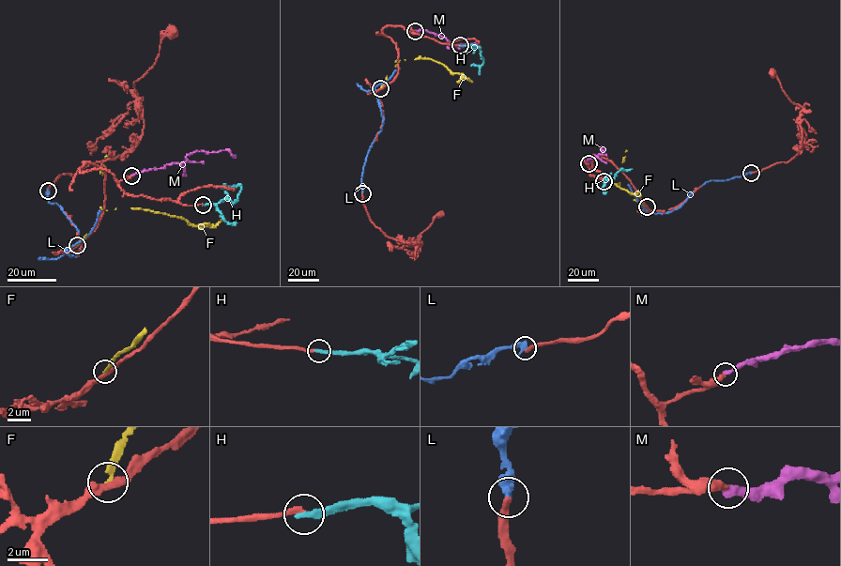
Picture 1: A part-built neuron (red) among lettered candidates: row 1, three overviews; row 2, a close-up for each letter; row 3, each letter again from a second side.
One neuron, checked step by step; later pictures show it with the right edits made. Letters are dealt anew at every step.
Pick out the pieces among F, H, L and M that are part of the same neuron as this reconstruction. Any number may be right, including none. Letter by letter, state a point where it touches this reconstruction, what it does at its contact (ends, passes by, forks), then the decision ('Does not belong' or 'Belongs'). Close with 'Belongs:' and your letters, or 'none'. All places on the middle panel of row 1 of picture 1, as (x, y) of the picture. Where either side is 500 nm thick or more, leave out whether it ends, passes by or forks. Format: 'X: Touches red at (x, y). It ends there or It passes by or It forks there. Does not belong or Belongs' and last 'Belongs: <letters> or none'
F: Touches red at (380, 88). It ends there. Does not belong
H: Touches red at (460, 45). It ends there. Does not belong
L: Touches red at (362, 193). Does not belong
M: Touches red at (415, 31). It ends there. Belongs
Belongs: M

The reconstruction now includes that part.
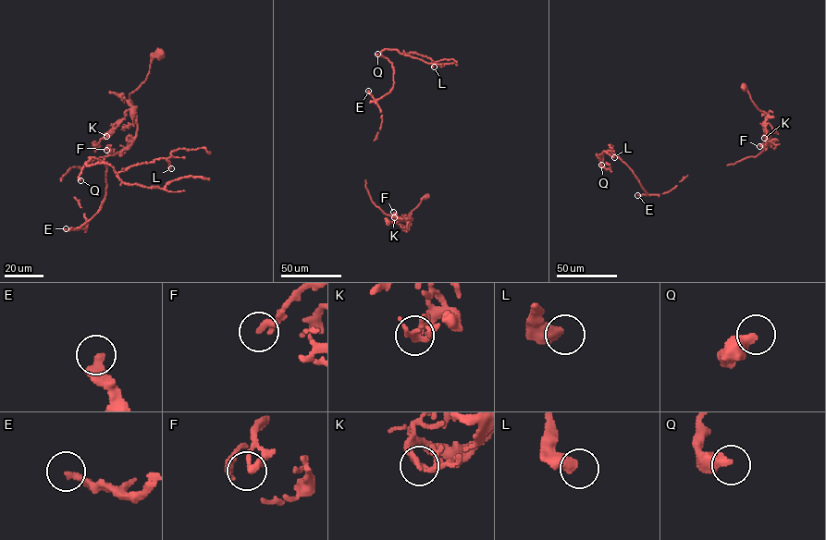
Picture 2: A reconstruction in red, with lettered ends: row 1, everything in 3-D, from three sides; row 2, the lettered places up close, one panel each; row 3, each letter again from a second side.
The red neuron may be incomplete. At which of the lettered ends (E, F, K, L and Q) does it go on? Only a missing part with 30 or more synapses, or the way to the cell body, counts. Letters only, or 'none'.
none

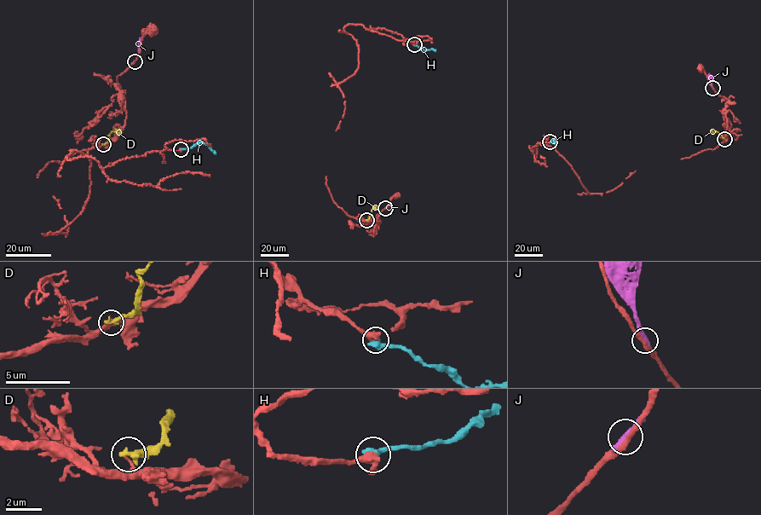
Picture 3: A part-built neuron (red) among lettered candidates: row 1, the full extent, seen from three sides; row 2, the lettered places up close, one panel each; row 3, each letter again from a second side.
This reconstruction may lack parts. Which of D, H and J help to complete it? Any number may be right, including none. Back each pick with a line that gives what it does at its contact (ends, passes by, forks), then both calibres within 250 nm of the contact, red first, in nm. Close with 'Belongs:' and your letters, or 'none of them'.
H: it ends | 500/550 nm
Belongs: H

